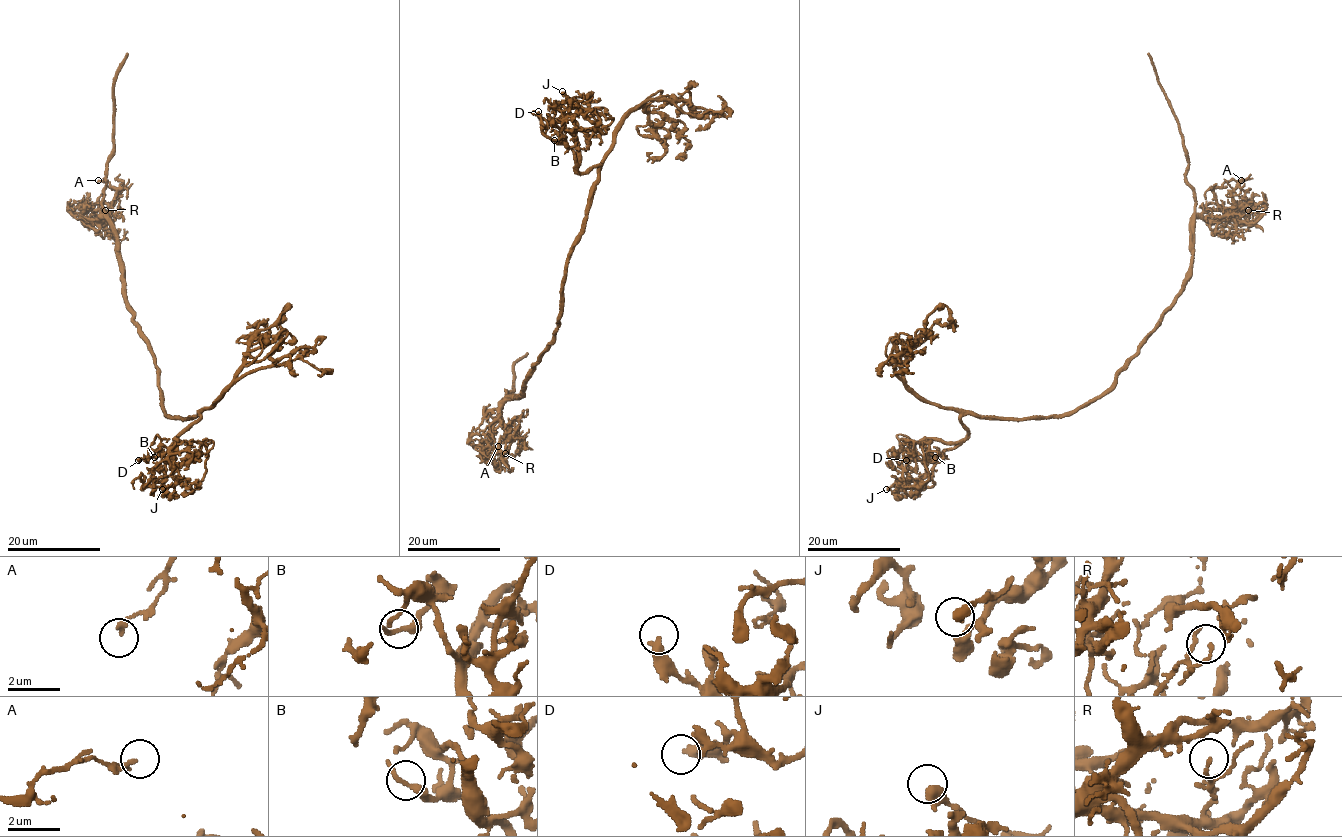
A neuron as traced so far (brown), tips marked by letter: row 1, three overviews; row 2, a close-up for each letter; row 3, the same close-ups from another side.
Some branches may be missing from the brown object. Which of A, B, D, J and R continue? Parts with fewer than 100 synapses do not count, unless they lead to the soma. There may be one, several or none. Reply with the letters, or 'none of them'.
none of them

